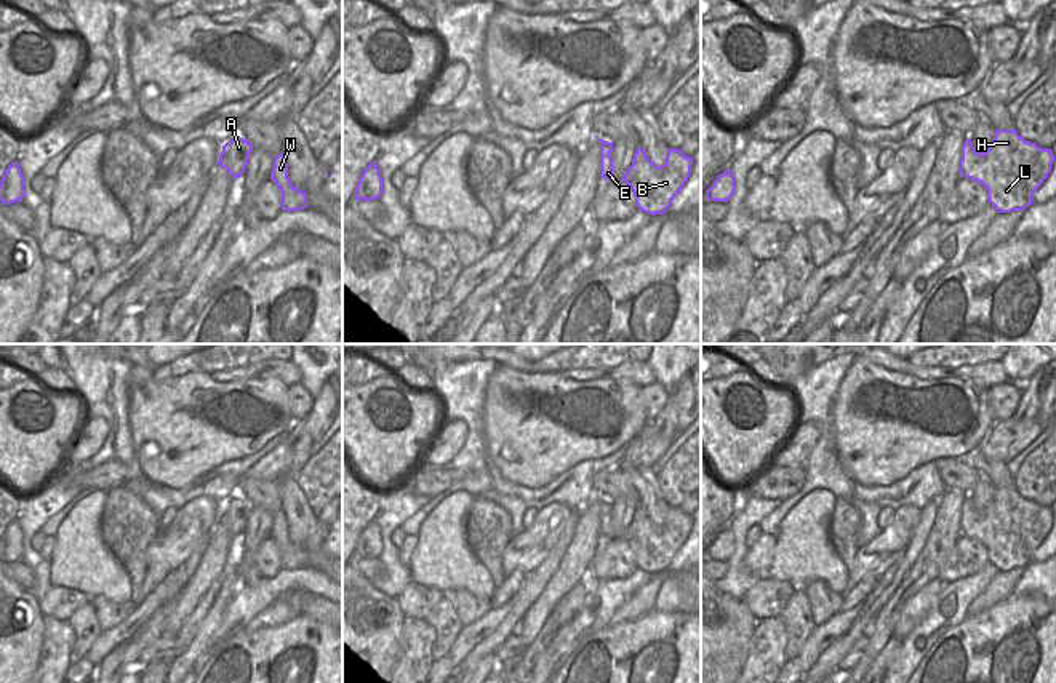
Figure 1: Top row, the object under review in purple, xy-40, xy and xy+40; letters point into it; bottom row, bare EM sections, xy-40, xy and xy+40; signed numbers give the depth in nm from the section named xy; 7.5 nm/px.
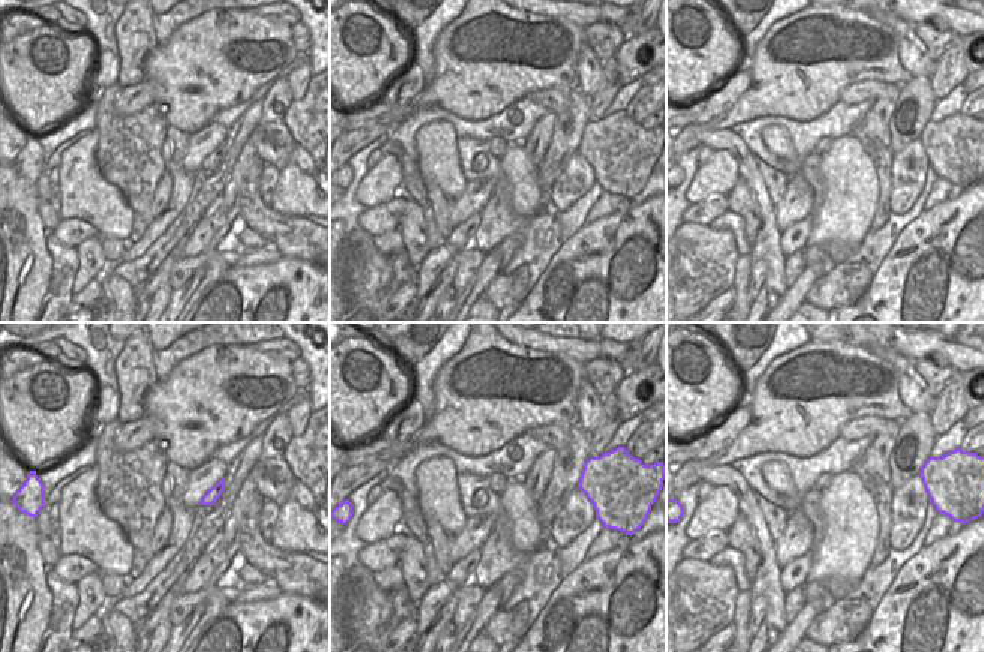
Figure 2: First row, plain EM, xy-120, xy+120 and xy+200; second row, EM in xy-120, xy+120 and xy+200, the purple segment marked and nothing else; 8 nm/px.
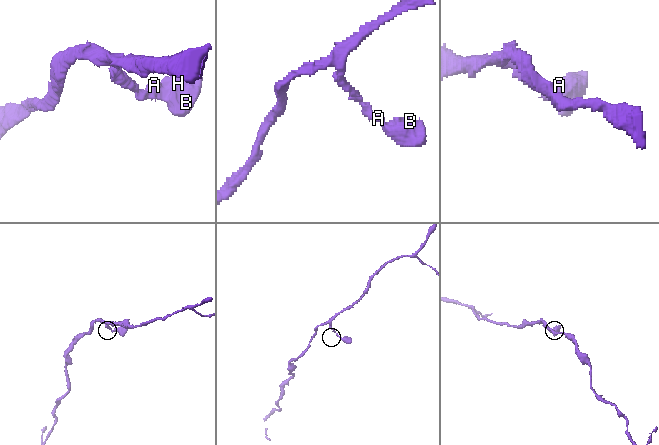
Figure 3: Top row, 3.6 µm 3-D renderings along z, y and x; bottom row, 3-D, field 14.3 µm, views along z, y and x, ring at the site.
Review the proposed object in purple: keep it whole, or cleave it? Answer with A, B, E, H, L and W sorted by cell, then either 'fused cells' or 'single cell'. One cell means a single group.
A B E H L W | single cell

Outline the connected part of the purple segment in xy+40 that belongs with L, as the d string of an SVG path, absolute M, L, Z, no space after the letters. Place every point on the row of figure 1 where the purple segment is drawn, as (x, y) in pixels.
M995 130L994 141L982 154L973 149L971 141L962 146L960 174L982 184L987 190L989 203L998 213L1024 211L1032 205L1032 197L1051 173L1054 155L1051 149L1042 149L1035 142L1026 141L1018 131Z

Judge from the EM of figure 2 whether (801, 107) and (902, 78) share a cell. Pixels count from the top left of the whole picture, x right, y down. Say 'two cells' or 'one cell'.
one cell

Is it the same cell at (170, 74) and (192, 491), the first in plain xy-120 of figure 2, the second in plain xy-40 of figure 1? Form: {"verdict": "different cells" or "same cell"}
{"verdict": "different cells"}

